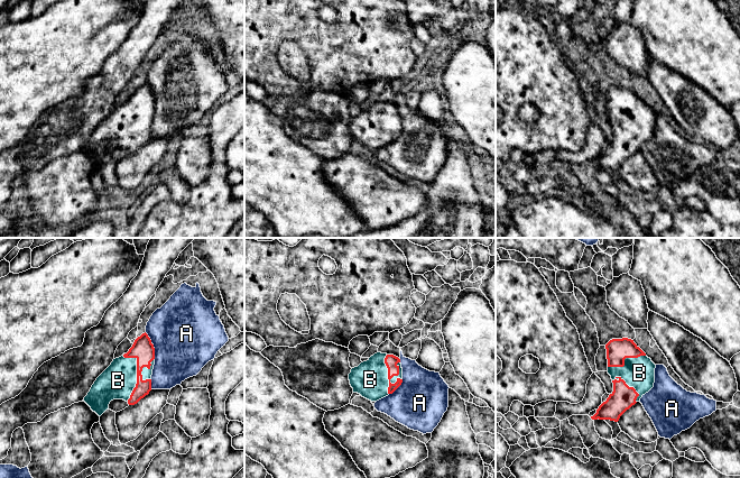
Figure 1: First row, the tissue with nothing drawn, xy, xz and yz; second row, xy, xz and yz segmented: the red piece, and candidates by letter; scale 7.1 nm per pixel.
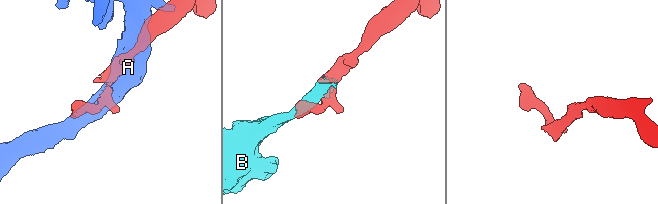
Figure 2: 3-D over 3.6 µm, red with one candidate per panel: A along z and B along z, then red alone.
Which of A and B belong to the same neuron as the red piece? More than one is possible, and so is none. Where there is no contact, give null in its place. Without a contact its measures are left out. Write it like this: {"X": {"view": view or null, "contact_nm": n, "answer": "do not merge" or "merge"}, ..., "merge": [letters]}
{"A": {"view": "xy", "contact_nm": 200, "answer": "do not merge"}, "B": {"view": "xz", "contact_nm": 280, "answer": "merge"}, "merge": ["B"]}

